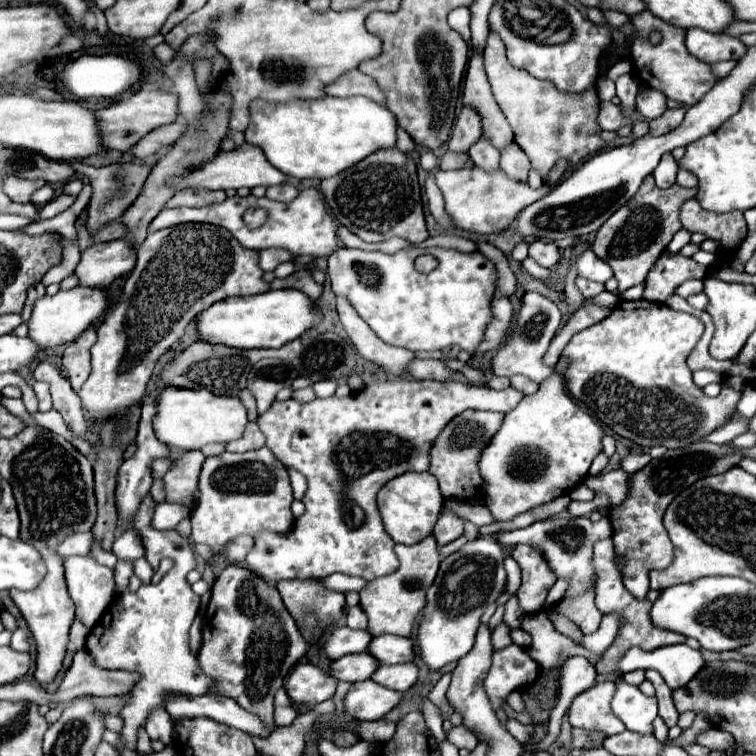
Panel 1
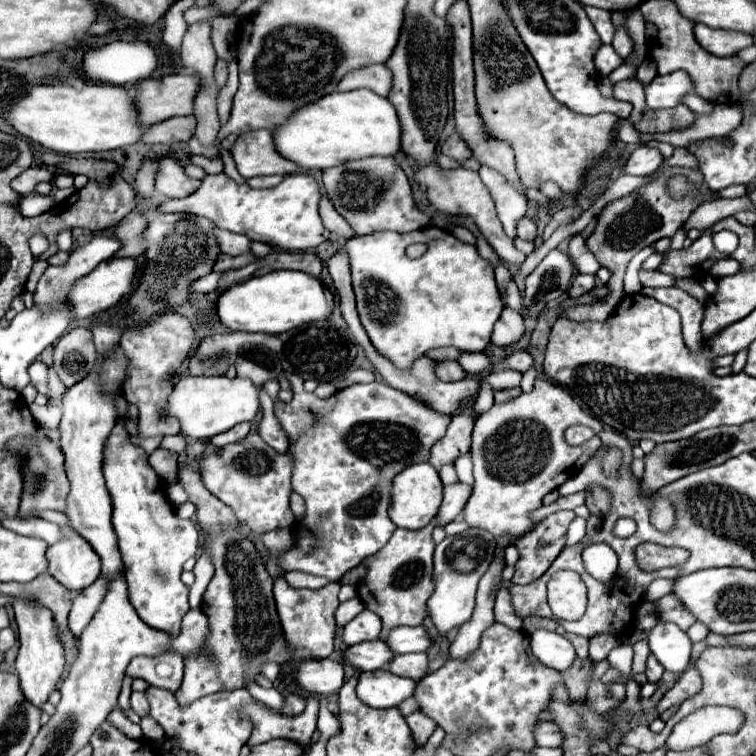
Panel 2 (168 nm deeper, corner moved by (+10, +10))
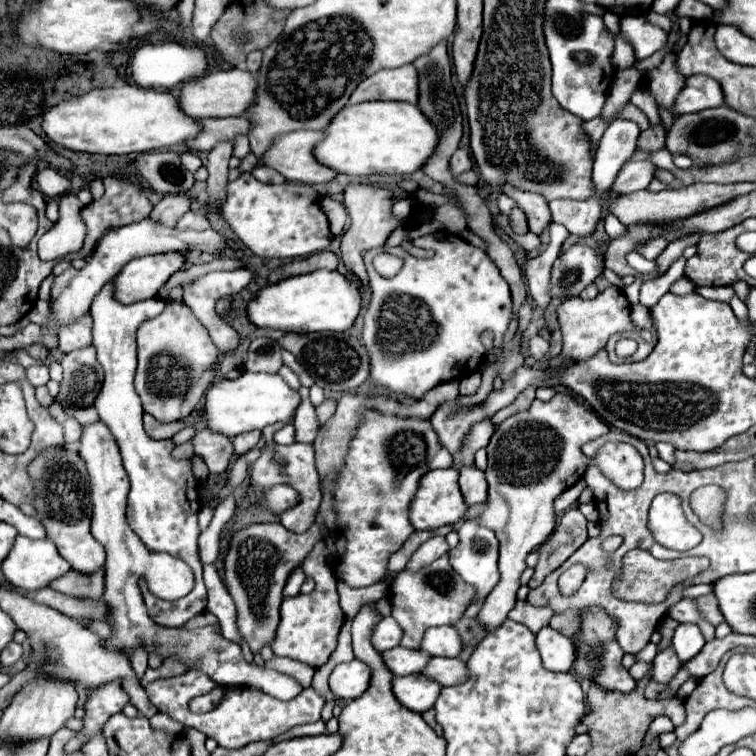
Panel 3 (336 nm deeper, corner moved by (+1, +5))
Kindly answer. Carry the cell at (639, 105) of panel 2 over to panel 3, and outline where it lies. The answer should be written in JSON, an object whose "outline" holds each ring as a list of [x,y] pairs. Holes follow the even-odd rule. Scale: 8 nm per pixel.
{"outline":[[[658,123],[654,127],[648,127],[638,137],[638,149],[646,149],[646,151],[662,149],[664,143],[666,143],[666,129],[664,129],[662,123]]]}

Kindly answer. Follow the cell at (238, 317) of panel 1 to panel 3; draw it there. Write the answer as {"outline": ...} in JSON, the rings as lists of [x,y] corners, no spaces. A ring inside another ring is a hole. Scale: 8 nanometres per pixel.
{"outline":[[[312,271],[308,275],[294,275],[278,283],[268,283],[246,307],[250,323],[260,329],[278,329],[284,333],[312,333],[312,331],[346,331],[360,313],[360,293],[338,271]]]}

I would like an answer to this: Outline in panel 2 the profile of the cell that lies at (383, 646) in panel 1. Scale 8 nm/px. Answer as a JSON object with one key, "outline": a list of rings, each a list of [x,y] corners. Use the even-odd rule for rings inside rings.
{"outline":[[[425,626],[395,628],[395,632],[389,634],[387,644],[389,644],[389,648],[391,648],[395,654],[427,652],[427,650],[431,648],[431,638],[429,638]]]}

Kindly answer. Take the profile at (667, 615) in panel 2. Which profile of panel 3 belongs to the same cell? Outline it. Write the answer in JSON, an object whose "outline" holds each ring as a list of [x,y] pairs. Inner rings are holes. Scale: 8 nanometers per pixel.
{"outline":[[[714,595],[698,597],[698,599],[696,599],[696,605],[698,605],[698,609],[700,609],[702,617],[704,617],[708,623],[712,623],[714,627],[716,627],[718,623],[722,623],[722,621],[724,621],[724,619],[722,619],[722,613],[718,611],[718,603],[716,603]]]}

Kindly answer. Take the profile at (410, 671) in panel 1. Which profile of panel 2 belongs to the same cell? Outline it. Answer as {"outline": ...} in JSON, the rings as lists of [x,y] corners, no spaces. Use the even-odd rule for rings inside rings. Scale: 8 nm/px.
{"outline":[[[425,652],[423,654],[399,654],[397,658],[391,660],[387,668],[395,672],[397,676],[421,680],[427,674],[427,664],[429,664],[429,658]]]}

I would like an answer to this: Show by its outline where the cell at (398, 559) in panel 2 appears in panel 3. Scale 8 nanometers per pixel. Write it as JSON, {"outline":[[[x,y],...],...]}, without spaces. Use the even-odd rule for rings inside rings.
{"outline":[[[442,555],[434,563],[418,571],[402,571],[388,587],[388,599],[392,605],[392,617],[402,627],[404,635],[400,645],[408,649],[418,649],[422,635],[428,627],[434,625],[454,625],[466,611],[474,589],[466,585],[450,567],[448,555]]]}

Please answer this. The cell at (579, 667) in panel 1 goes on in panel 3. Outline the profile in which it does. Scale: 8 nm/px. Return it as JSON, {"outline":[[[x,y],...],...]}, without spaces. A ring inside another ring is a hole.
{"outline":[[[544,627],[536,633],[536,647],[542,655],[542,663],[548,671],[566,673],[574,665],[576,647],[574,641],[564,637],[552,627]]]}

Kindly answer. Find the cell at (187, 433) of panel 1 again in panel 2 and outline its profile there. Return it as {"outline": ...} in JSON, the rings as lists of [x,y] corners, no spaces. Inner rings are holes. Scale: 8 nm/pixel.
{"outline":[[[183,376],[175,384],[169,396],[169,414],[179,418],[181,434],[193,440],[207,440],[215,434],[221,434],[235,424],[255,420],[261,404],[259,404],[261,388],[255,386],[249,378],[227,378],[227,376]]]}

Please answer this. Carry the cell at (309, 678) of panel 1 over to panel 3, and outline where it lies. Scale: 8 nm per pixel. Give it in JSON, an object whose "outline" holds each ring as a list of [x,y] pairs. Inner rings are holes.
{"outline":[[[352,659],[350,663],[340,663],[330,675],[330,689],[338,699],[356,699],[360,697],[370,681],[370,669]]]}

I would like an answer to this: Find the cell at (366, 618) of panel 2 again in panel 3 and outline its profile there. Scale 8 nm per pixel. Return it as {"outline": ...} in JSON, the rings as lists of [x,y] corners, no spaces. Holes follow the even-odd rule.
{"outline":[[[384,617],[372,633],[372,644],[374,649],[384,651],[384,649],[392,649],[400,643],[402,639],[402,629],[398,627],[398,623],[392,617]]]}

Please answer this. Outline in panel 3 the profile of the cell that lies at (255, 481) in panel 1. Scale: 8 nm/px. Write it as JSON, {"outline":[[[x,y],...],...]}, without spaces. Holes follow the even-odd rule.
{"outline":[[[294,443],[294,445],[272,445],[262,447],[260,457],[248,467],[250,475],[250,491],[252,493],[266,493],[266,489],[272,489],[274,485],[290,485],[298,491],[298,505],[294,509],[286,509],[282,517],[278,517],[278,523],[294,533],[304,533],[314,523],[314,513],[320,507],[322,491],[320,491],[320,477],[316,473],[314,465],[314,447],[310,443]]]}

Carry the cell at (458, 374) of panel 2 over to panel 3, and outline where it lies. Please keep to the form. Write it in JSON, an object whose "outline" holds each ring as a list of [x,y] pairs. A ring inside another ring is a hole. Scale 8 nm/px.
{"outline":[[[474,371],[470,375],[466,375],[464,379],[460,379],[460,395],[472,395],[480,385],[480,373]]]}

